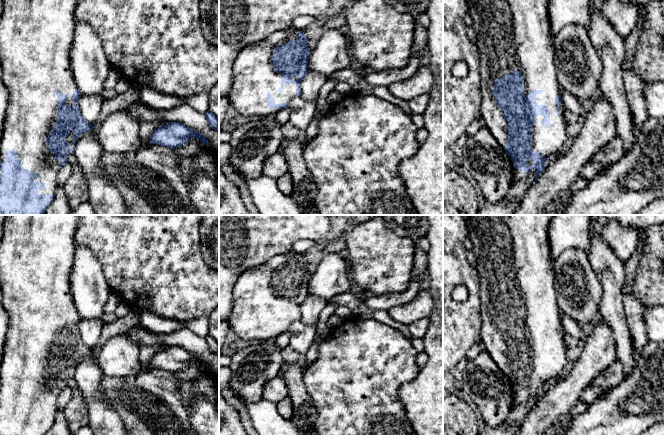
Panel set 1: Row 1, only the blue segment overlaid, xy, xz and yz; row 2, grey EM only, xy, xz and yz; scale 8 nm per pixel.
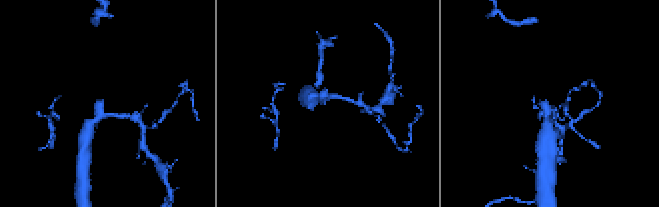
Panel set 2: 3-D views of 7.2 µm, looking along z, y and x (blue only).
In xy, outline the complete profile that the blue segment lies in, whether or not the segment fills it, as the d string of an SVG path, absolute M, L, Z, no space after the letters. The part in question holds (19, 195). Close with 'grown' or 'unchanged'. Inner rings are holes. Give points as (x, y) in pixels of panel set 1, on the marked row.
M4 0L0 17L0 66L2 81L8 90L9 100L4 120L4 132L0 142L0 215L44 215L52 203L57 190L59 170L67 164L67 155L75 150L76 140L82 133L90 132L95 126L89 124L81 115L78 101L81 93L77 88L71 70L71 46L74 38L74 10L77 0Z; grown

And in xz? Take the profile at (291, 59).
M291 27L278 30L265 39L243 48L232 66L232 88L227 96L230 105L242 116L257 118L271 116L282 109L288 108L290 100L293 97L300 96L301 80L308 72L308 60L311 51L307 41L308 39L303 31Z; grown

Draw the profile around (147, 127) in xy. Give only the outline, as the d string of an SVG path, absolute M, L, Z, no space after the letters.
M144 121L140 122L140 138L141 142L144 145L151 144L149 142L149 138L154 130L156 130L159 126L163 126L167 123L167 121Z

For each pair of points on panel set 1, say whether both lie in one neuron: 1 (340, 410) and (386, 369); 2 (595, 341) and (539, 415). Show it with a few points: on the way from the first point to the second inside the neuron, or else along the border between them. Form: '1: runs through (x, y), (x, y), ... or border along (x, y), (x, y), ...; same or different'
1: runs through (352, 403), (376, 379); same
2: runs through (593, 360), (558, 397); same

